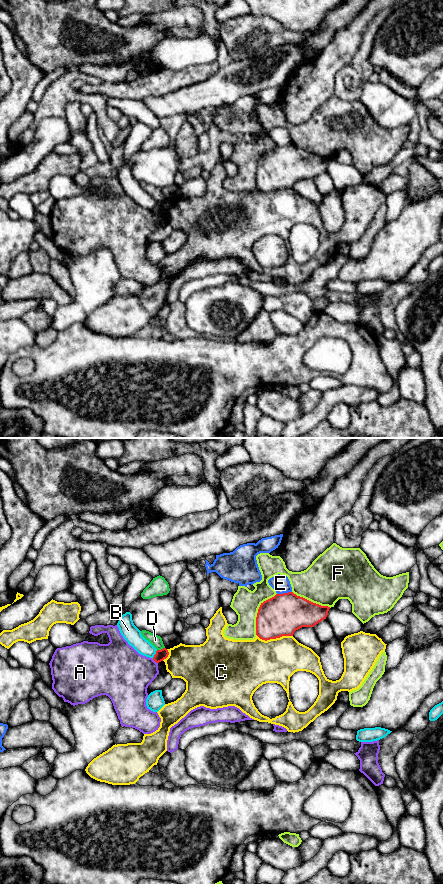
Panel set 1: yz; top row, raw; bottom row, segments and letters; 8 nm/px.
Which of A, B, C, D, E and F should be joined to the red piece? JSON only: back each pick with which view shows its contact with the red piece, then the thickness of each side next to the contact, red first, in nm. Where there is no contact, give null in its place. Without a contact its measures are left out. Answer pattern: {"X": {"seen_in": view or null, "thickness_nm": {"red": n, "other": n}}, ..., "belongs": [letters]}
{"belongs": []}

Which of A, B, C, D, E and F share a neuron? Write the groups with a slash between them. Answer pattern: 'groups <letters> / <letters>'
groups A / B / C / D / E / F

